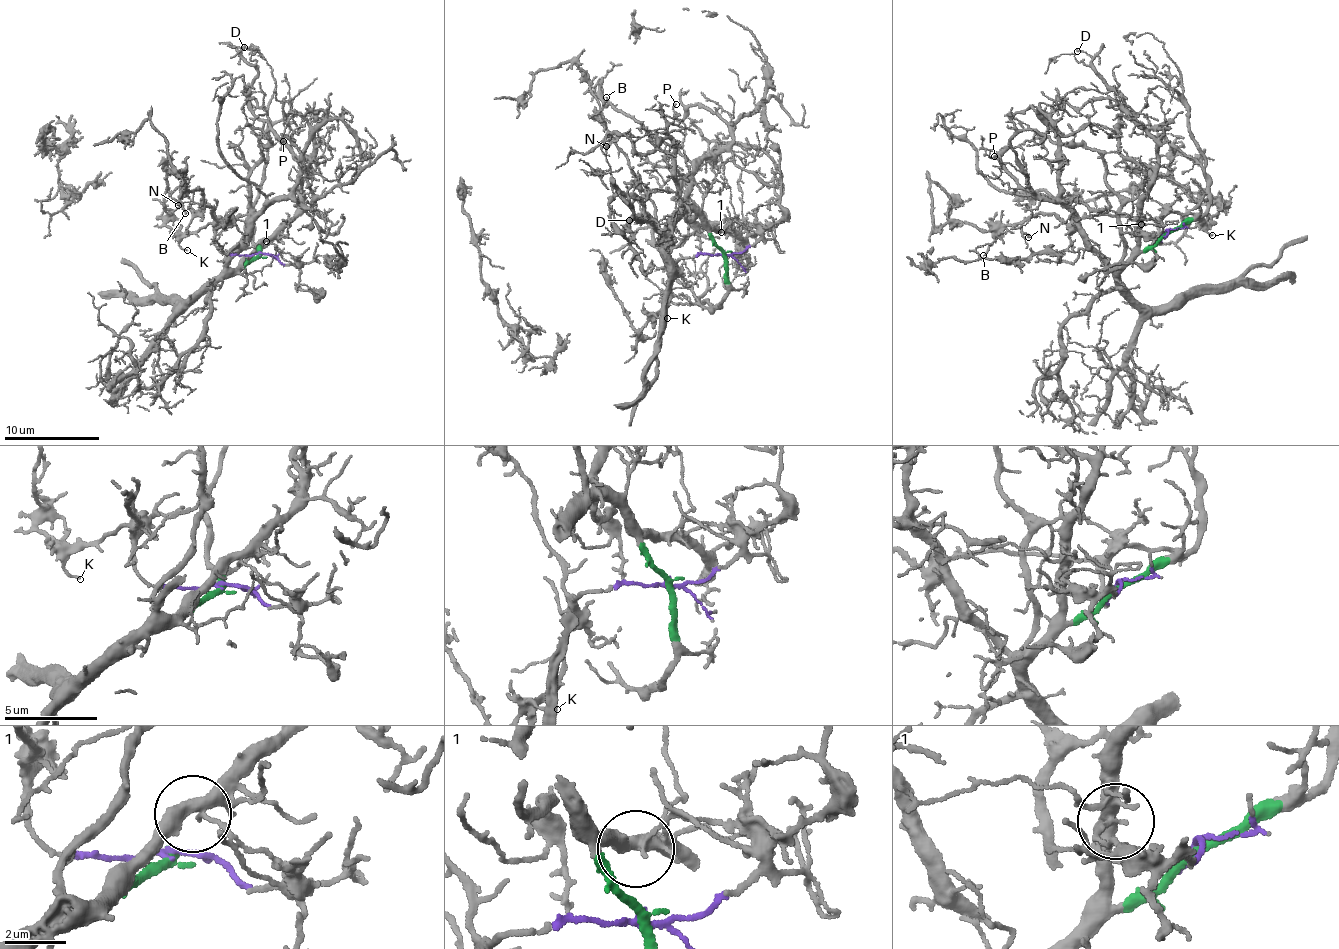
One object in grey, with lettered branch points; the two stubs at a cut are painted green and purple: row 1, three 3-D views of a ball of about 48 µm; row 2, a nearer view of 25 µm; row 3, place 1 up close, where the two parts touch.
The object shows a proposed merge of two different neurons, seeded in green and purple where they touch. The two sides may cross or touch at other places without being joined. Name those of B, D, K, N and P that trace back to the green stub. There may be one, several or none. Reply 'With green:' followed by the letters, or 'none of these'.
With green: D, P

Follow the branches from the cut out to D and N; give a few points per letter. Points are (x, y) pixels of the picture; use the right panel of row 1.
D: (1166, 233), (1141, 247), (1152, 171), (1122, 153), (1116, 128), (1125, 108), (1121, 94), (1092, 56), (1077, 52)
N: (1166, 233), (1158, 242), (1158, 225), (1150, 219), (1095, 214), (1066, 221), (1044, 214), (1021, 226), (1029, 236)

